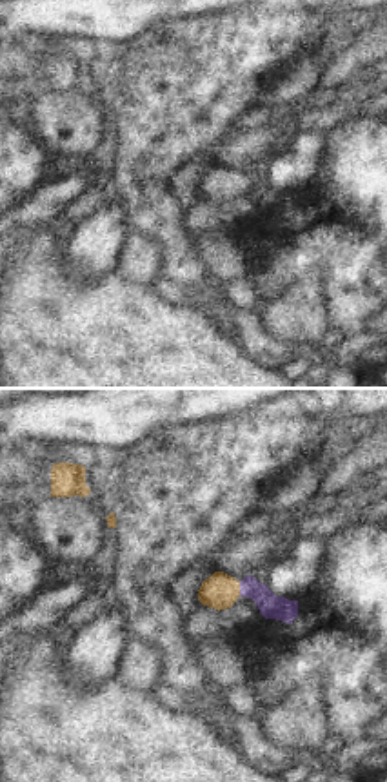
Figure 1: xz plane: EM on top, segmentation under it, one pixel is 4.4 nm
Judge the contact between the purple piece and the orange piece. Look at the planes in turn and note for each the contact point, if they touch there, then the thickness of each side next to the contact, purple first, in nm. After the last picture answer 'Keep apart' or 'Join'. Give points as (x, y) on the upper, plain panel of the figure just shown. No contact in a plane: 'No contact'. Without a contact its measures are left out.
Touches purple at (240, 182). Thickness 110 nm (purple) against 160 nm

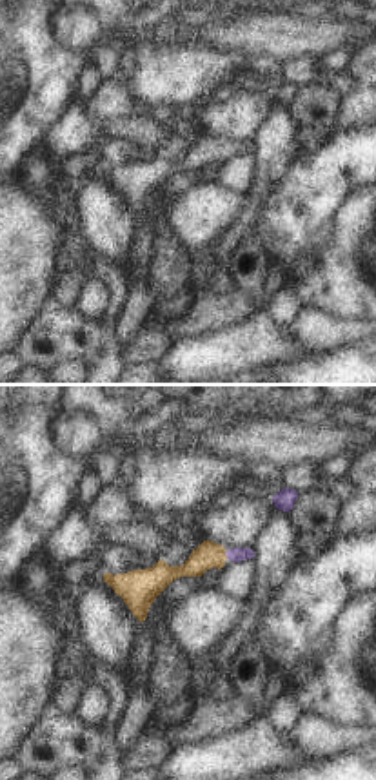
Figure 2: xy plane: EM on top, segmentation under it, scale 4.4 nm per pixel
Touches purple at (226, 147). Thickness 60 nm (purple) against 120 nm

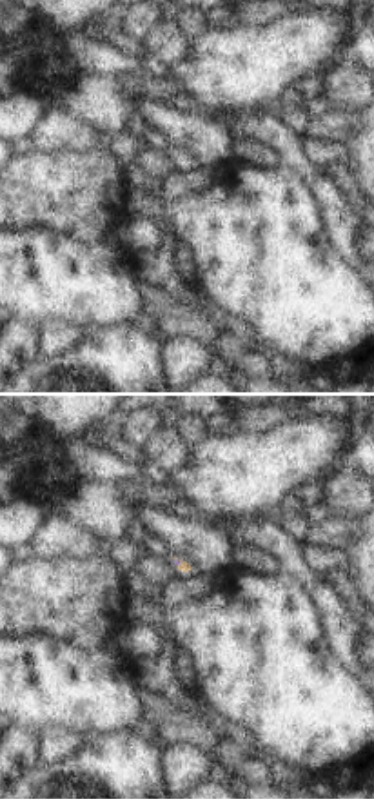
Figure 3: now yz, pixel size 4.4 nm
Touches purple at (177, 157). Thickness 20 nm (purple) against 50 nm

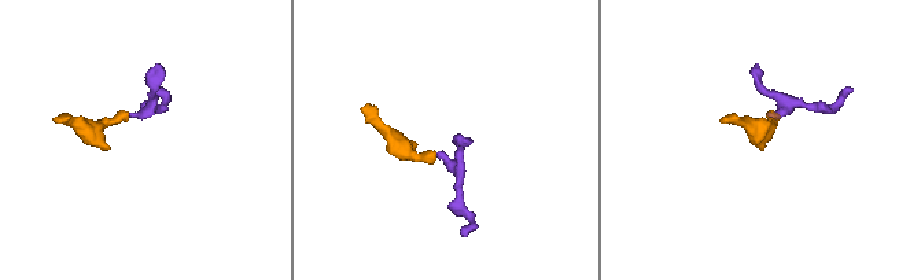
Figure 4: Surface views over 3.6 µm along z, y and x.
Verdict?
Join

